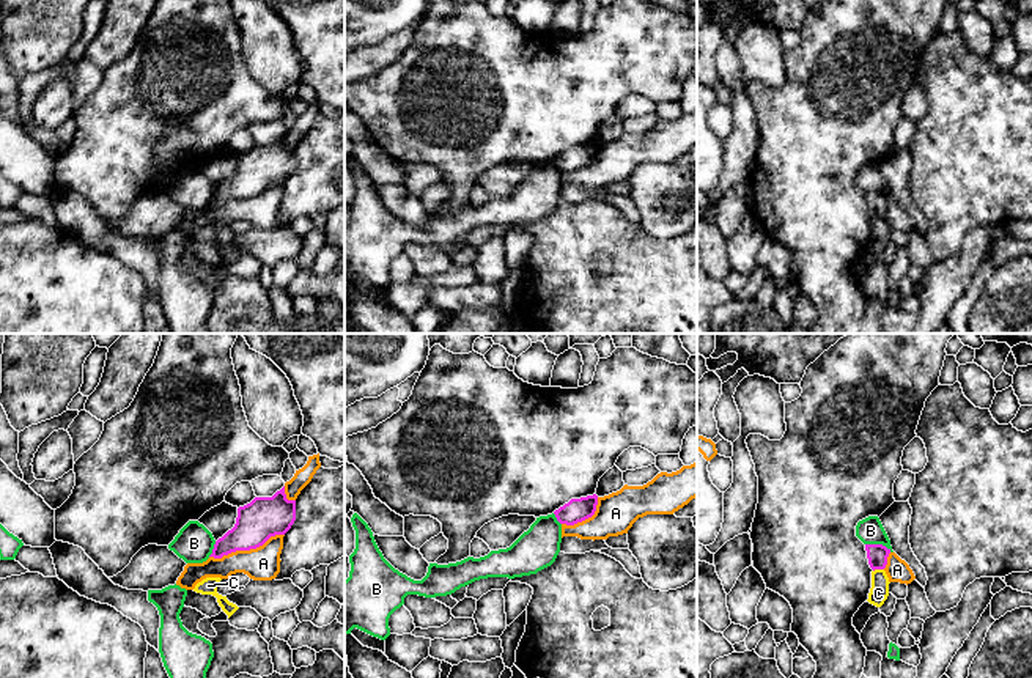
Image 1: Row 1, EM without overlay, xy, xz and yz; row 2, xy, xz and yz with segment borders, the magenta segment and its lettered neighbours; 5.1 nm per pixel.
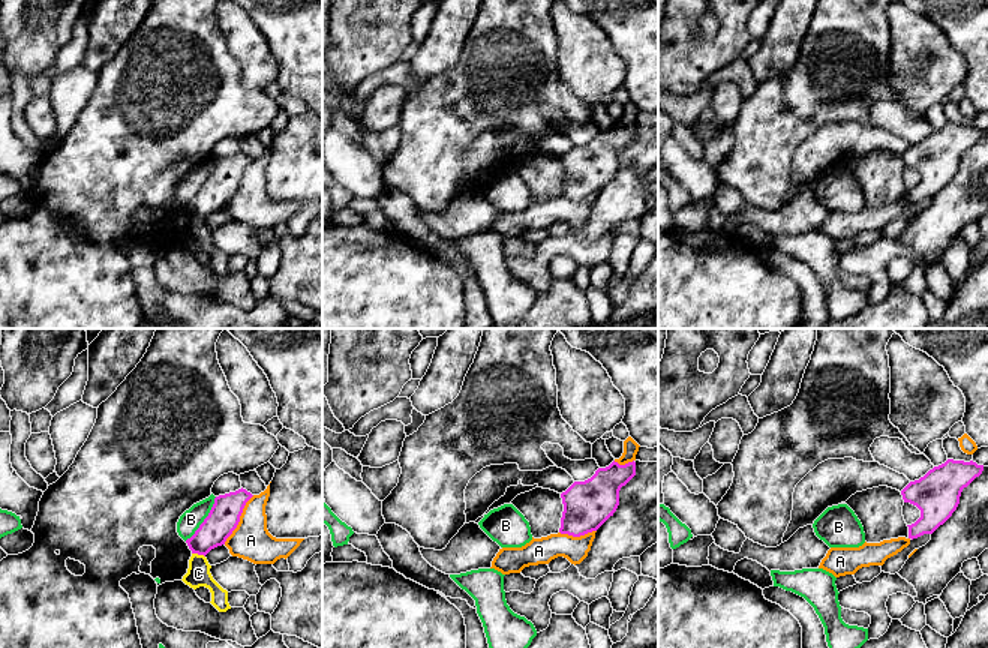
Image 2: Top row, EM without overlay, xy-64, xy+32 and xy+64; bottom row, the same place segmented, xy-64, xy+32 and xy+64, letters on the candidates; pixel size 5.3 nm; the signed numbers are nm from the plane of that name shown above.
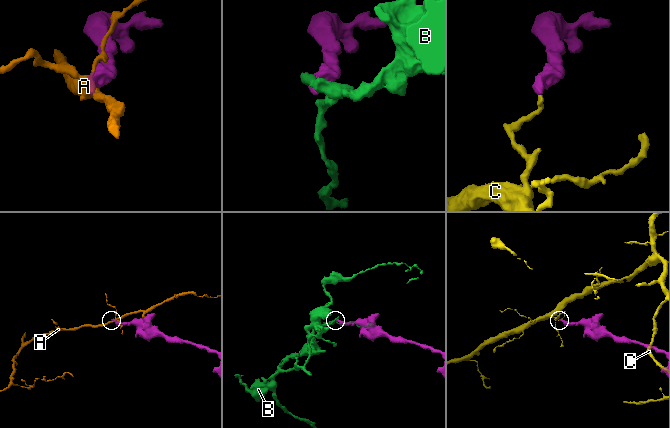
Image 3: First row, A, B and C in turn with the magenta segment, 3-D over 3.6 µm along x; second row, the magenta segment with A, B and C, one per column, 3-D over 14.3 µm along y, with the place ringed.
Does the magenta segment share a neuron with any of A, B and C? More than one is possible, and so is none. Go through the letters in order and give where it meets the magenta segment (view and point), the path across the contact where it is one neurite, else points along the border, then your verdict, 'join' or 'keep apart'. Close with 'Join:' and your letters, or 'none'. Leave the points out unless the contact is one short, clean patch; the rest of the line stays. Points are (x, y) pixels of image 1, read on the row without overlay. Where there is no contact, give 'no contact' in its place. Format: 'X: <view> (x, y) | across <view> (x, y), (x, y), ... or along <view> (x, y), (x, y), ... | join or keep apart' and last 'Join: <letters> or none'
A: xy (246, 197) | keep apart
B: yz (878, 192) | along yz (866, 191), (881, 191), (891, 198) | keep apart
C: yz (878, 216) | keep apart
Join: none

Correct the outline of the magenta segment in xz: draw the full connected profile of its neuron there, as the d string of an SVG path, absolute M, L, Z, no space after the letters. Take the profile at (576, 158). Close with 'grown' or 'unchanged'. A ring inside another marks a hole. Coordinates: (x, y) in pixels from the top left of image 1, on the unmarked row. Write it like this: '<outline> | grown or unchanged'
M587 143L580 146L571 146L568 151L554 159L560 171L574 173L592 165L596 159L598 143Z | unchanged

